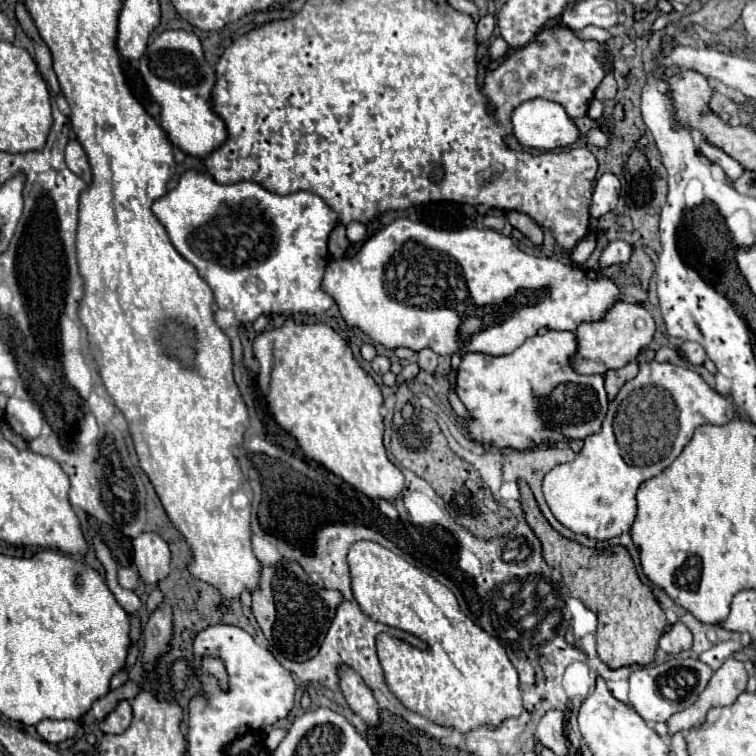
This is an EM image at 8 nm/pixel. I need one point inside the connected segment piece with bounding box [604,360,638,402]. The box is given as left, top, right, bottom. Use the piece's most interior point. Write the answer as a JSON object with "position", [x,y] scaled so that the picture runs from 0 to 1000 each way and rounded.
{"position":[811,501]}

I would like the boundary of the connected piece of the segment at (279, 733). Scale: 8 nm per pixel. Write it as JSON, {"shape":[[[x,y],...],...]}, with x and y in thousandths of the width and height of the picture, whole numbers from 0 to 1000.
{"shape":[[[360,963],[360,966],[352,971],[349,989],[352,989],[354,995],[365,992],[365,987],[368,987],[368,984],[376,979],[376,974],[378,974],[378,966],[373,966],[373,963]]]}

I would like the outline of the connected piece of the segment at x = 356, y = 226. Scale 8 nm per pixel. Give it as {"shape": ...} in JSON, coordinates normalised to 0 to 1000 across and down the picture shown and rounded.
{"shape":[[[463,294],[458,299],[458,312],[460,312],[460,320],[466,320],[466,323],[468,320],[476,320],[484,312],[484,299],[476,296],[476,294]]]}

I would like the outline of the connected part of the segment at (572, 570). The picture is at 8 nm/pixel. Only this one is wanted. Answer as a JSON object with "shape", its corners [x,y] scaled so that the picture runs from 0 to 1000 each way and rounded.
{"shape":[[[685,635],[688,643],[688,664],[696,680],[696,690],[706,701],[706,706],[717,717],[717,733],[725,733],[730,738],[730,749],[743,759],[743,767],[754,786],[775,799],[788,815],[791,815],[791,836],[788,836],[788,854],[794,873],[810,884],[825,884],[825,881],[857,881],[865,876],[865,865],[870,860],[873,841],[884,833],[884,820],[878,815],[878,807],[868,796],[865,786],[854,772],[847,770],[839,743],[828,725],[823,725],[823,733],[796,733],[780,725],[772,725],[738,704],[725,693],[725,688],[717,683],[704,648],[693,635]]]}

